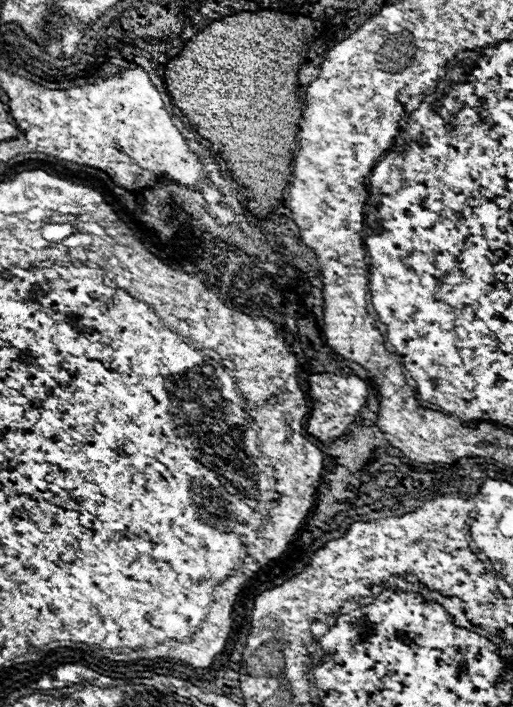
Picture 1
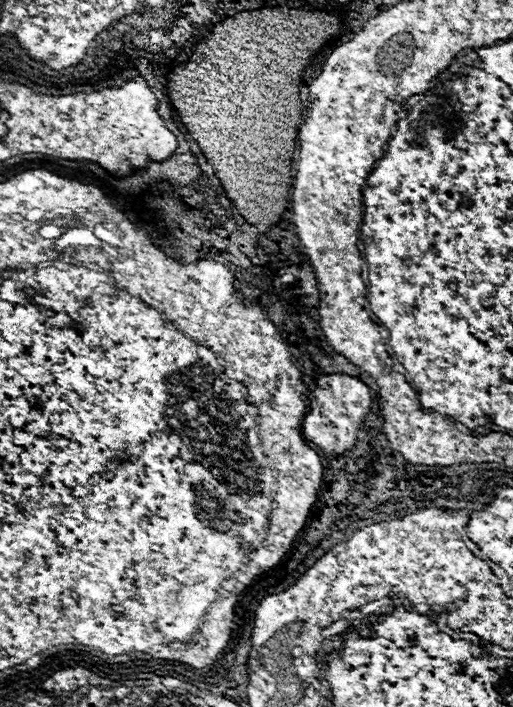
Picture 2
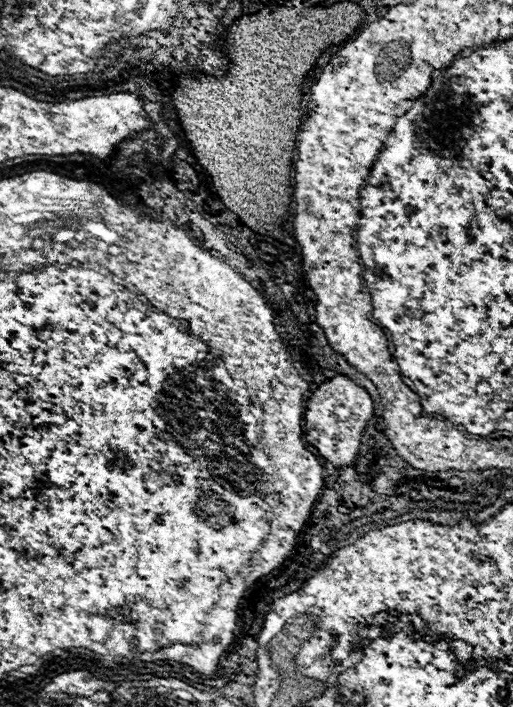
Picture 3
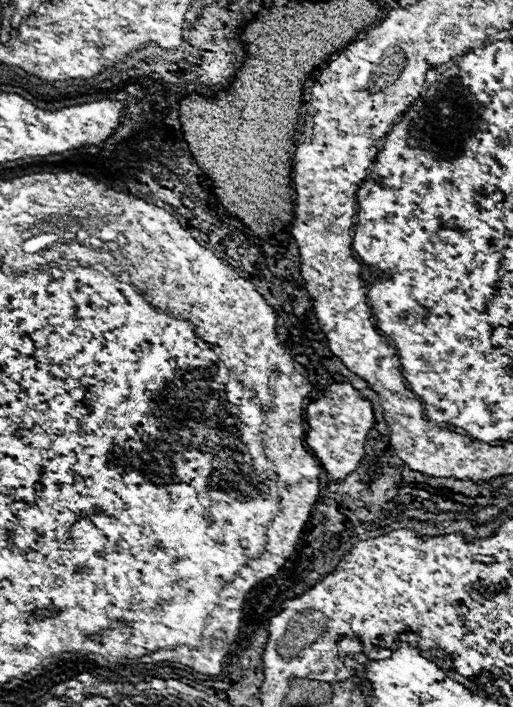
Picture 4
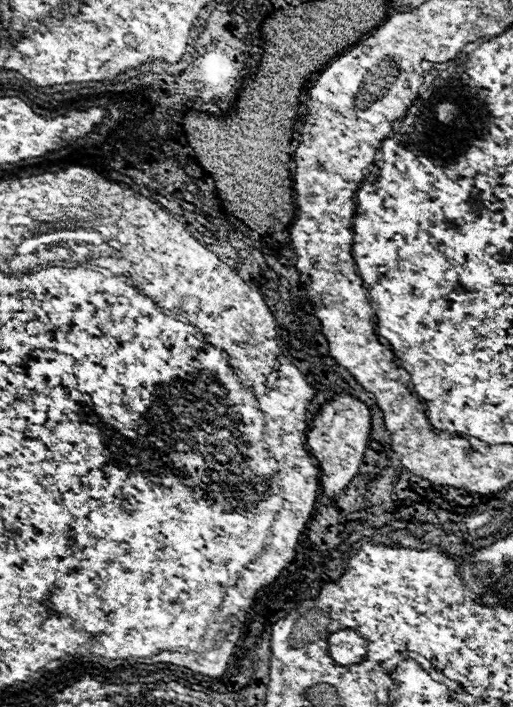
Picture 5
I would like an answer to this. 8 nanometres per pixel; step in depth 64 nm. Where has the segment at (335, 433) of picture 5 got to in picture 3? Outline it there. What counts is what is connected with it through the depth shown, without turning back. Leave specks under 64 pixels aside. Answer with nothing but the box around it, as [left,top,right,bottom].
[304,376,372,468]

